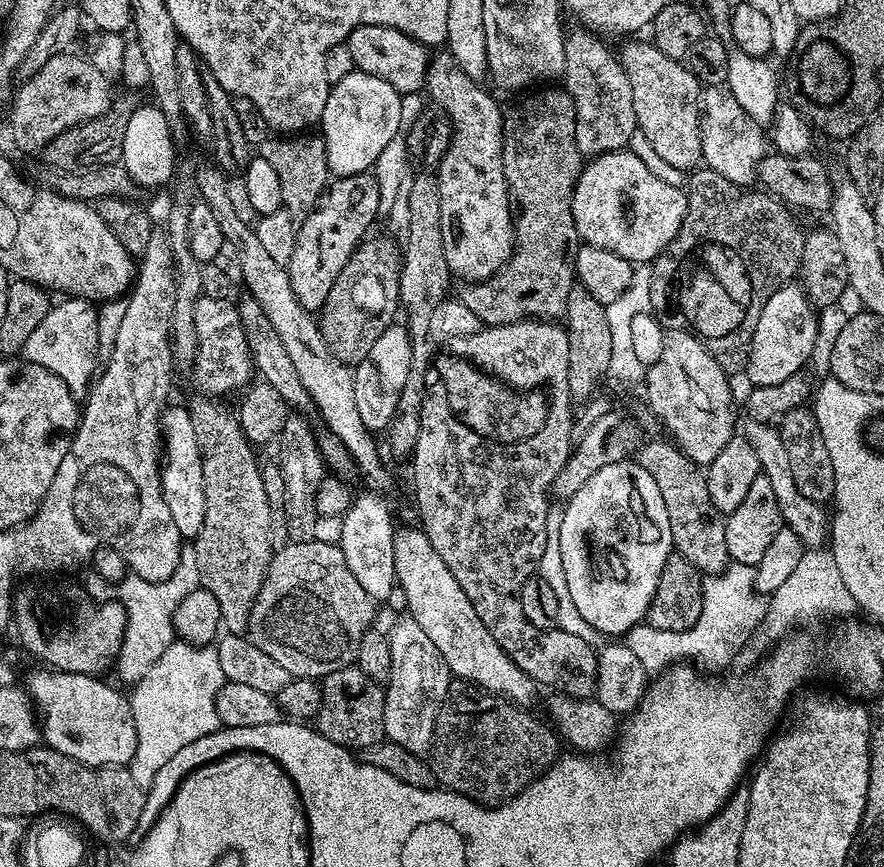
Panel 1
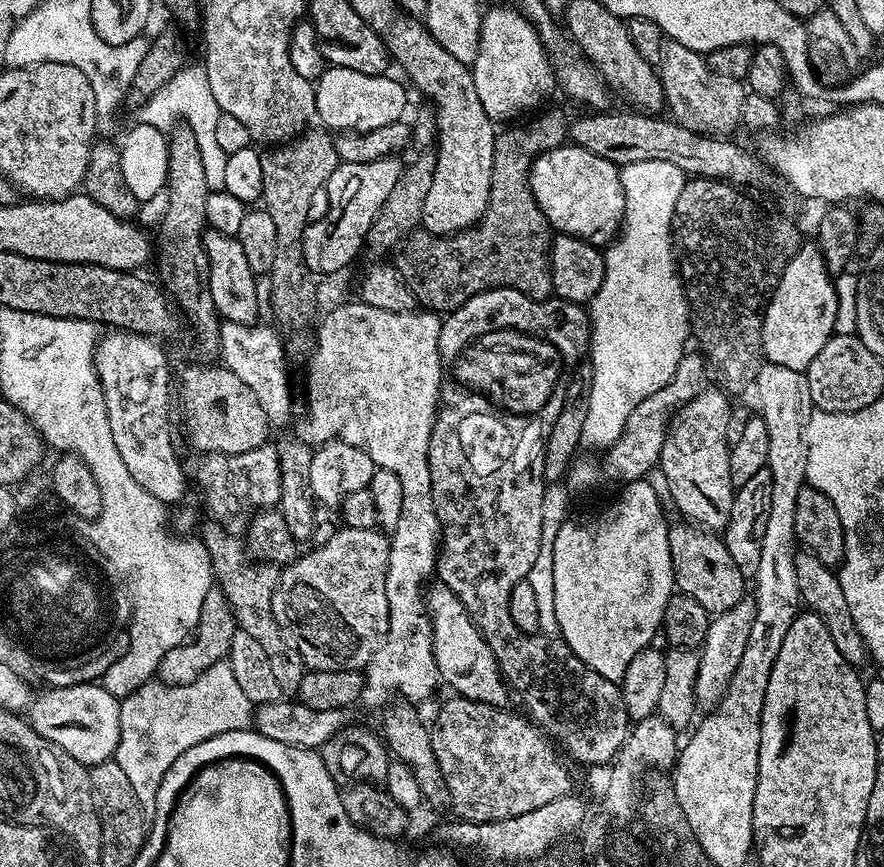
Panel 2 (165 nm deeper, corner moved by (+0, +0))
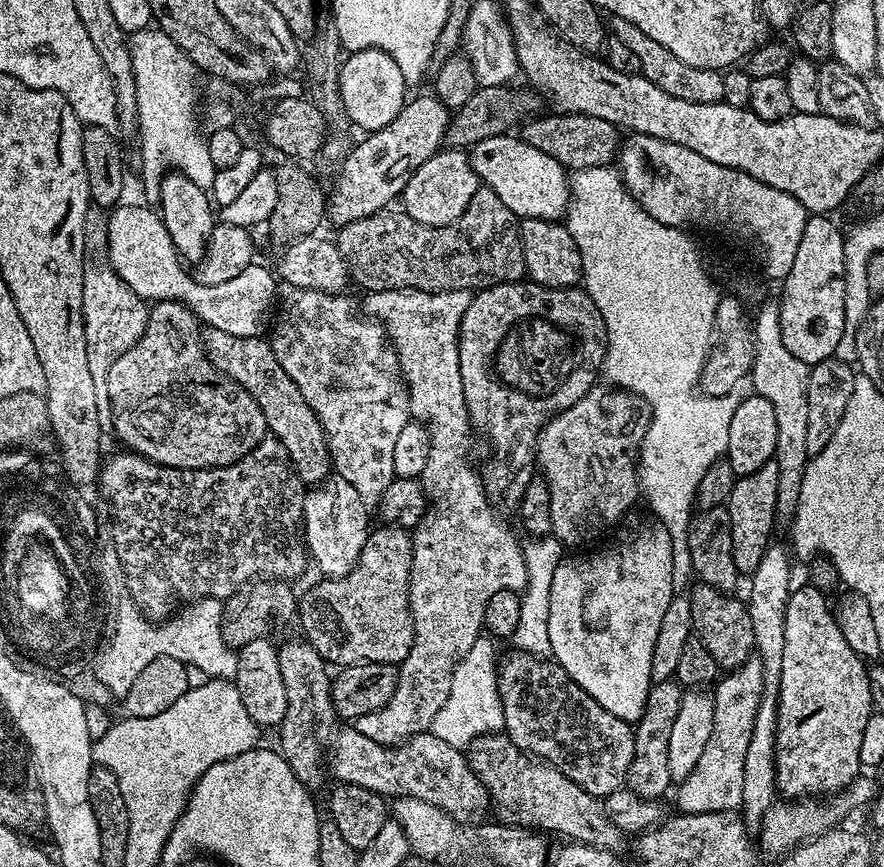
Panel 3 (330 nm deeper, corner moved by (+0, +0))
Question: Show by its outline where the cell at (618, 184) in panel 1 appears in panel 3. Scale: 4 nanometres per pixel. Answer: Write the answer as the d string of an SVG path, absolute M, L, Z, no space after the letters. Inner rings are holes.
M519 135L495 136L471 145L468 161L481 185L494 190L494 194L502 198L502 206L509 208L517 218L559 221L567 213L570 180L566 169L554 162L550 154L534 150L534 146L521 140Z

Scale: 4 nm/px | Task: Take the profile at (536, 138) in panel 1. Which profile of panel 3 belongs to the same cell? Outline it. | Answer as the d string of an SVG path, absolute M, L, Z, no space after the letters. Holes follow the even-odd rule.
M481 186L474 194L474 198L470 198L470 206L466 206L466 210L462 210L462 218L454 218L454 222L450 222L446 226L426 226L422 222L414 222L414 218L410 218L402 210L385 210L370 214L370 218L358 218L358 222L350 222L343 225L339 229L340 236L335 237L336 245L339 246L340 252L344 255L344 261L348 263L350 276L353 281L356 280L368 292L381 292L382 290L408 290L409 292L467 292L473 290L483 290L485 288L493 288L495 284L515 284L523 281L526 276L526 262L522 254L522 238L520 237L520 225L517 216L506 206L502 206L502 198L498 198L498 194L494 194L494 190Z

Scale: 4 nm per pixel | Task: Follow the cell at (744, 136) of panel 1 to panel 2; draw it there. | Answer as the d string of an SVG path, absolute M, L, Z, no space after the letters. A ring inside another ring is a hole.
M668 40L663 45L658 71L664 87L667 111L672 111L669 112L671 119L677 124L705 134L732 134L728 132L741 127L745 85L734 78L722 78L715 73L701 53Z

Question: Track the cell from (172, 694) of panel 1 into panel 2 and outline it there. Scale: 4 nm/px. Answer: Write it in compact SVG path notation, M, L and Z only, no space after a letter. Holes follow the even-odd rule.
M221 662L201 672L197 680L188 685L169 687L165 683L149 682L134 690L134 694L123 697L120 700L120 737L114 758L118 766L122 766L130 786L134 786L134 794L145 813L151 814L158 786L162 783L162 774L170 770L178 754L186 754L190 746L198 746L198 742L206 742L206 738L214 738L214 734L226 734L226 730L251 729L253 724L254 705L248 701L246 694L242 694L242 686L238 686L238 678L234 678L234 670L227 662Z

